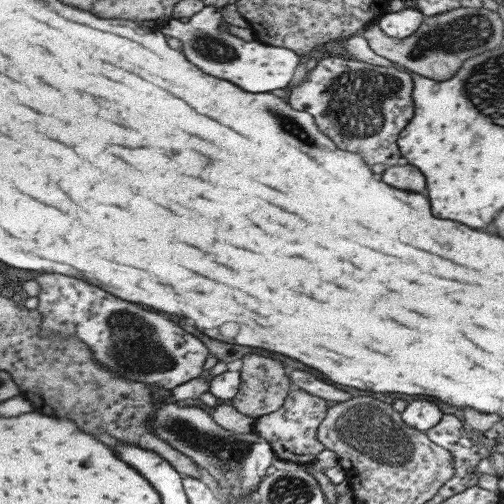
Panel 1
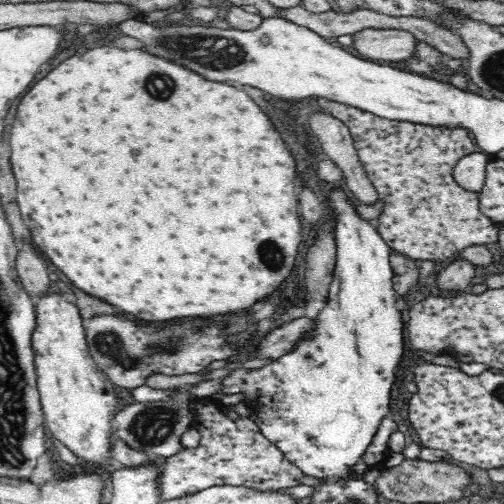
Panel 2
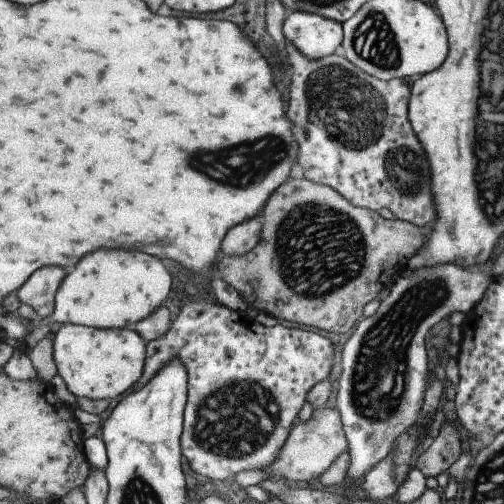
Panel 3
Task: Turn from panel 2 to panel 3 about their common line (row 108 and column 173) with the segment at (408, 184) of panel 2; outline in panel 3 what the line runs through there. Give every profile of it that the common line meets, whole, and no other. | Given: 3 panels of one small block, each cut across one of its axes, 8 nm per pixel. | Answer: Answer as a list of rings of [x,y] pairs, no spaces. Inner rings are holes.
[[[187,300],[175,314],[173,328],[161,340],[147,342],[147,368],[143,380],[135,384],[135,392],[143,390],[151,380],[159,376],[163,364],[175,354],[183,356],[189,370],[189,402],[185,416],[183,454],[189,460],[193,472],[213,480],[233,480],[247,470],[265,470],[277,462],[283,446],[289,442],[291,424],[295,424],[301,408],[309,402],[309,394],[321,382],[329,380],[335,366],[333,342],[317,332],[295,326],[261,326],[247,314],[225,308],[217,302]]]

